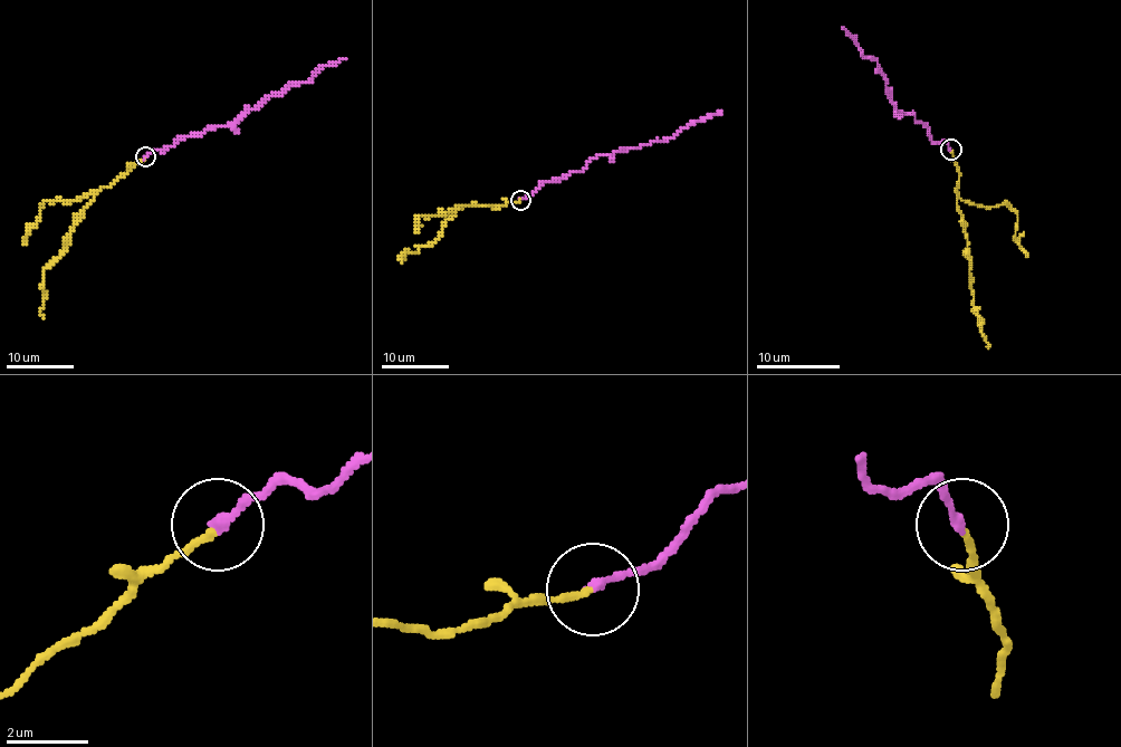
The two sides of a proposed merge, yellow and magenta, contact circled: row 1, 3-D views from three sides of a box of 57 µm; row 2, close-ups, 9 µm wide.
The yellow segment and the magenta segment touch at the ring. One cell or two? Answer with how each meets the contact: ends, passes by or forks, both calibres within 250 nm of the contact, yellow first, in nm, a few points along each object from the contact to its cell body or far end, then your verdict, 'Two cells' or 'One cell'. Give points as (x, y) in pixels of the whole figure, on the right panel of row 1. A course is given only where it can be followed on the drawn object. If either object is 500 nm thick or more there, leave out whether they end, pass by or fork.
At the ring yellow ends. At the ring magenta ends. Thickness 150 nm (yellow) against 240 nm. Course of yellow: (950, 150), (959, 169), (957, 198), (967, 242), (974, 310), (988, 348). Course of magenta: (950, 150), (946, 142), (933, 142), (914, 116), (896, 111), (878, 63), (864, 58), (842, 27). Two cells

